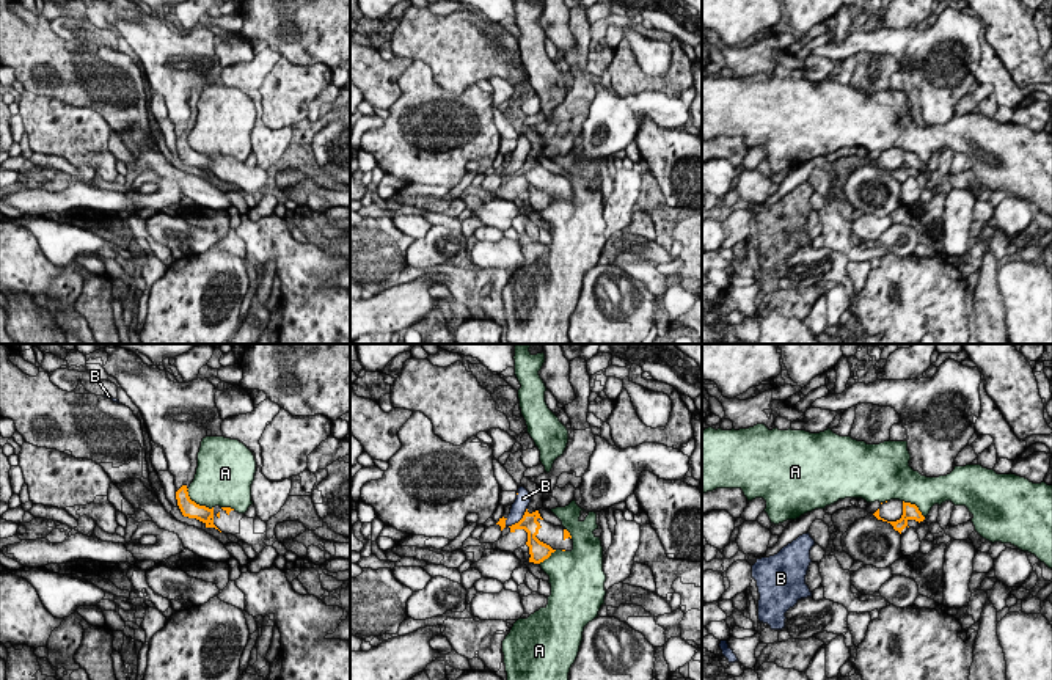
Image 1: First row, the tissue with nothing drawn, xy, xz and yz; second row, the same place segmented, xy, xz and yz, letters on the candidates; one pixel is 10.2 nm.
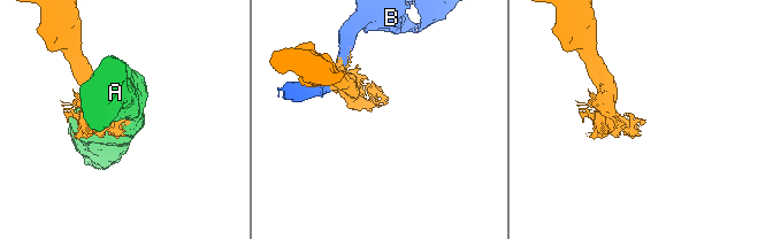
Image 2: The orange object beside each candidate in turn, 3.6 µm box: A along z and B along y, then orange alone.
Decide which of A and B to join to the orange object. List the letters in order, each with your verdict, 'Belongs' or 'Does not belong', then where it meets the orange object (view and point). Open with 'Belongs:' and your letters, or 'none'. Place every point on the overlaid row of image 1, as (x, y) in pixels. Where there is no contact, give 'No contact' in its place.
Belongs: none
A: Does not belong. Touches orange at xy (198, 504)
B: Does not belong. Touches orange at xz (522, 519)

